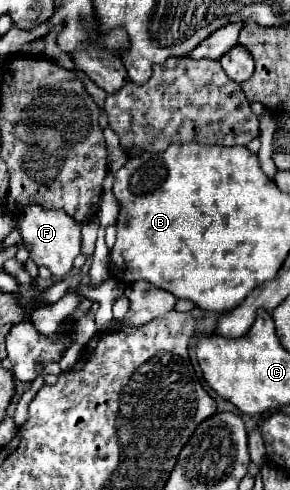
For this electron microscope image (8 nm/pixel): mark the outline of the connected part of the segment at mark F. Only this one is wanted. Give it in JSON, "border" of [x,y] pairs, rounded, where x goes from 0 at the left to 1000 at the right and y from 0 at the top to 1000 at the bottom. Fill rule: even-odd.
{"border":[[[100,418],[66,443],[72,484],[100,512],[100,529],[128,545],[162,545],[190,569],[217,569],[245,549],[259,524],[279,516],[279,459],[217,431],[141,427],[134,418]]]}

